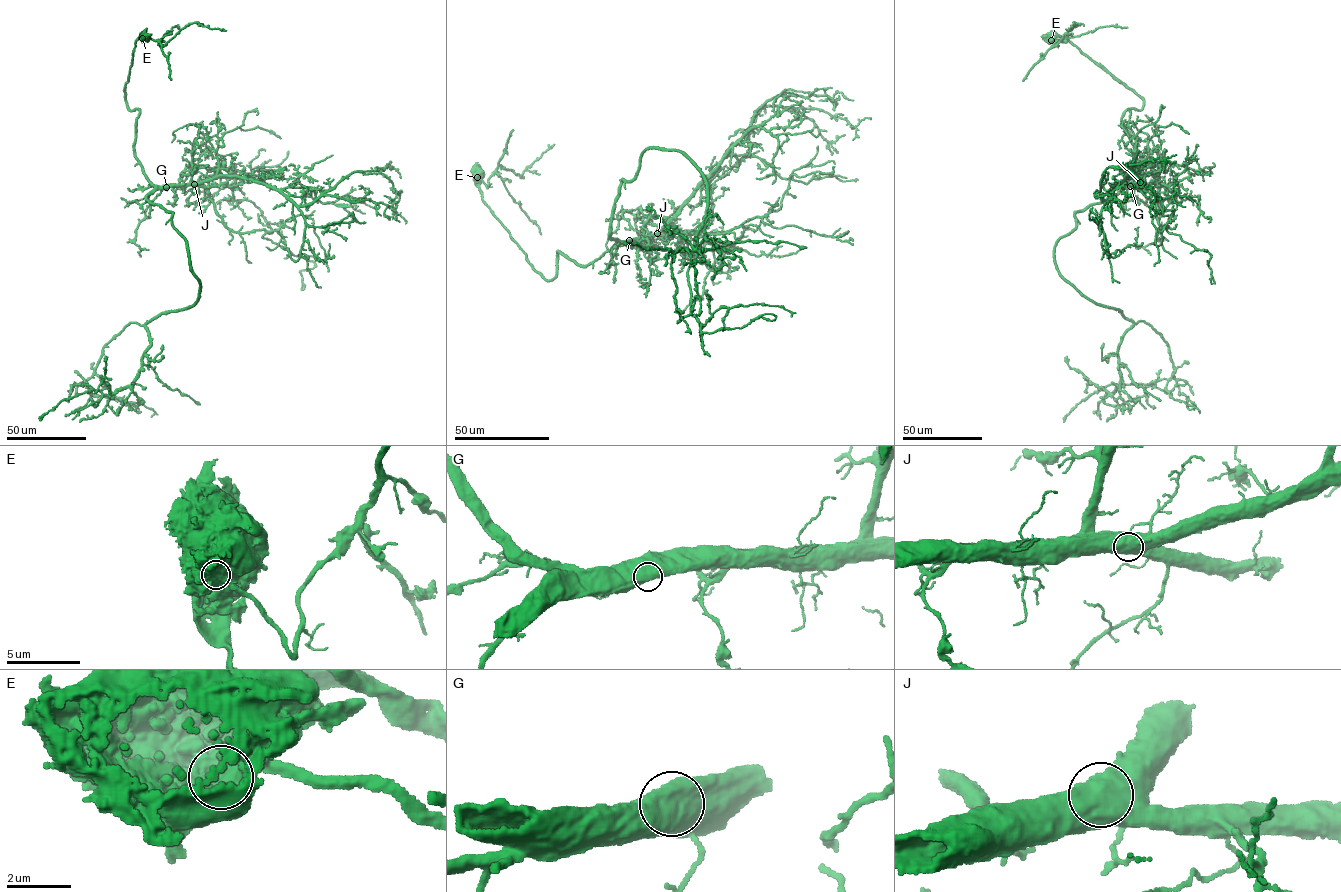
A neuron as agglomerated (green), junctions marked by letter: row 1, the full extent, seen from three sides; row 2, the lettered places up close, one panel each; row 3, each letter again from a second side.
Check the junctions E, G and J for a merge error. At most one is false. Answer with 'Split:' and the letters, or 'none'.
Split: E

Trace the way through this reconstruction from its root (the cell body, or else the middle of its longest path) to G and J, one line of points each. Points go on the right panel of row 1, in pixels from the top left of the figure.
G: (1048, 37), (1068, 40), (1142, 99), (1141, 109), (1128, 108), (1122, 119), (1136, 152), (1126, 184), (1130, 186)
J: (1048, 37), (1068, 40), (1142, 99), (1141, 109), (1128, 108), (1122, 119), (1136, 152), (1126, 184), (1140, 182)

